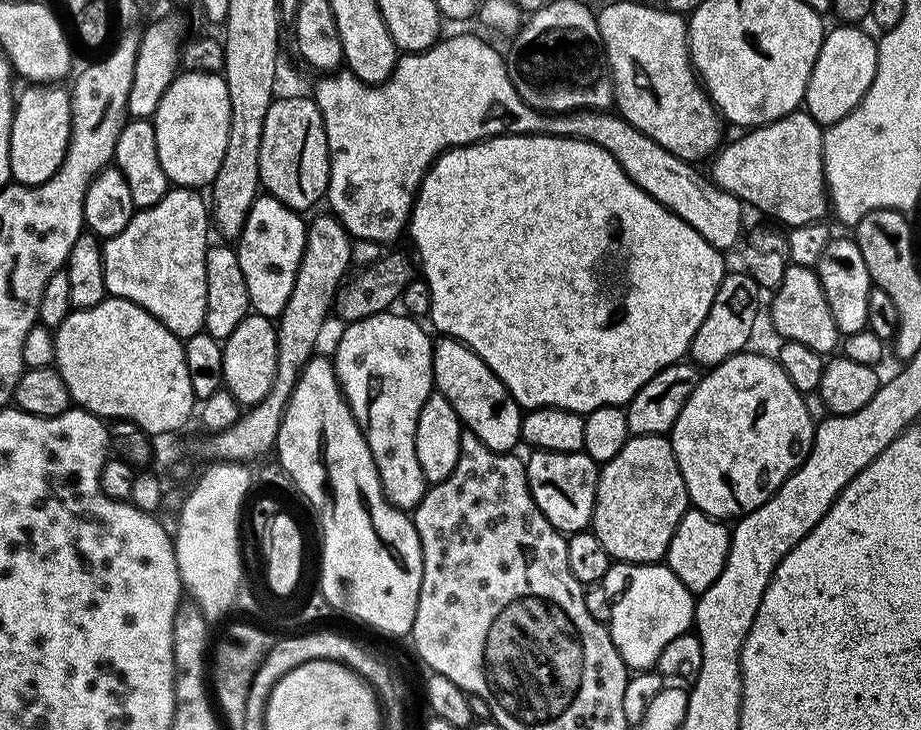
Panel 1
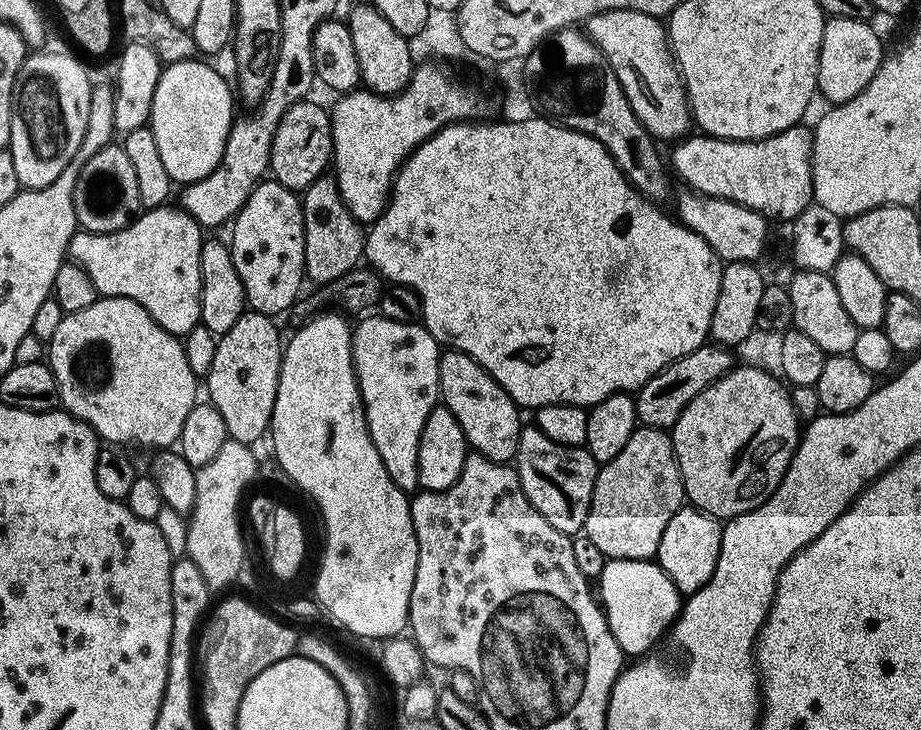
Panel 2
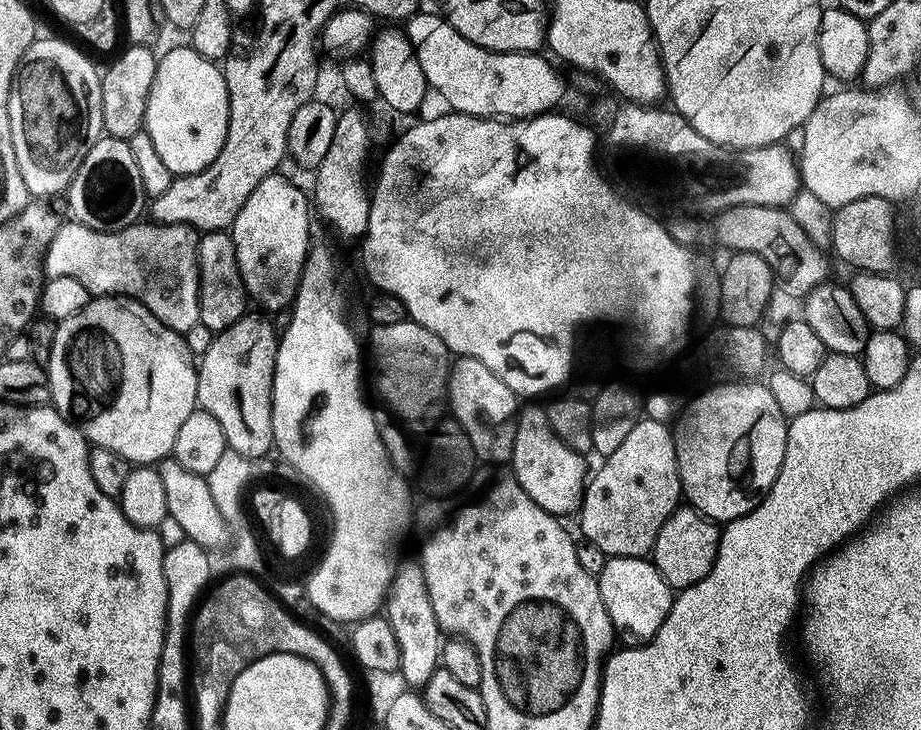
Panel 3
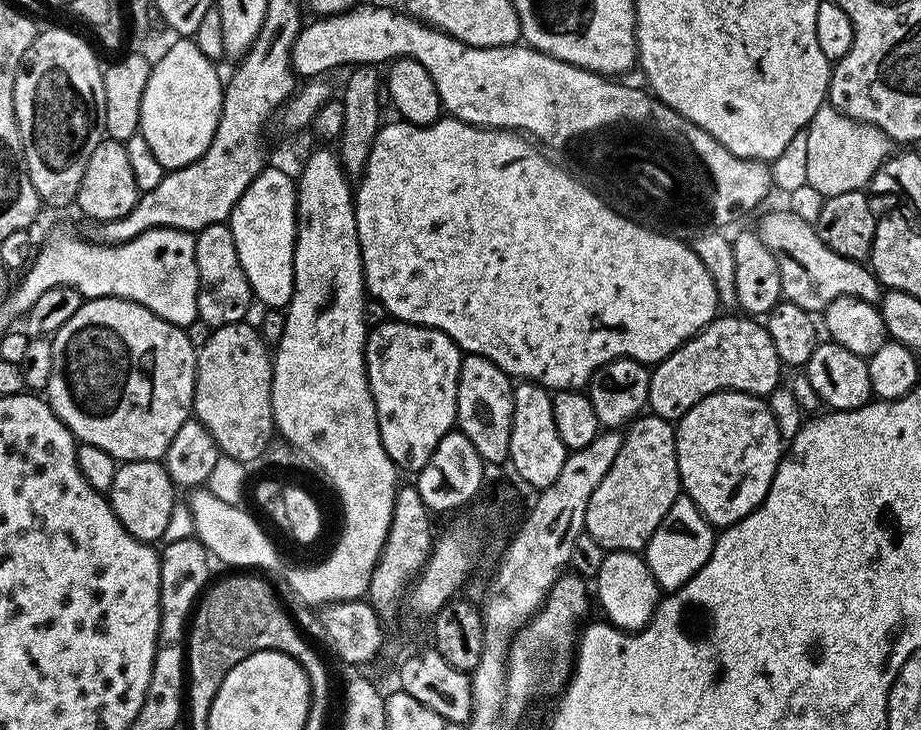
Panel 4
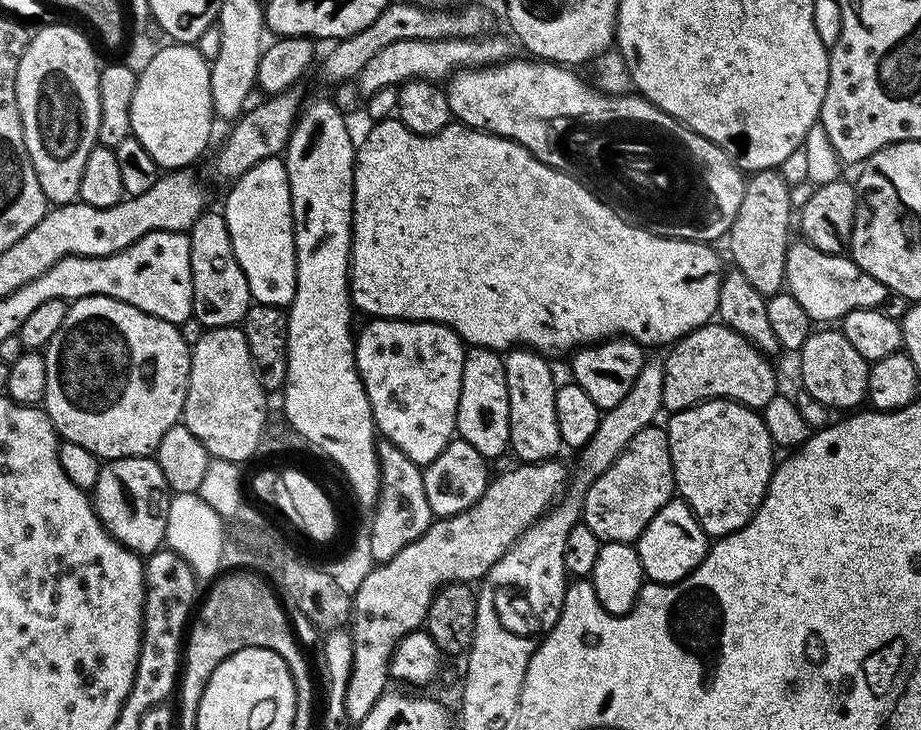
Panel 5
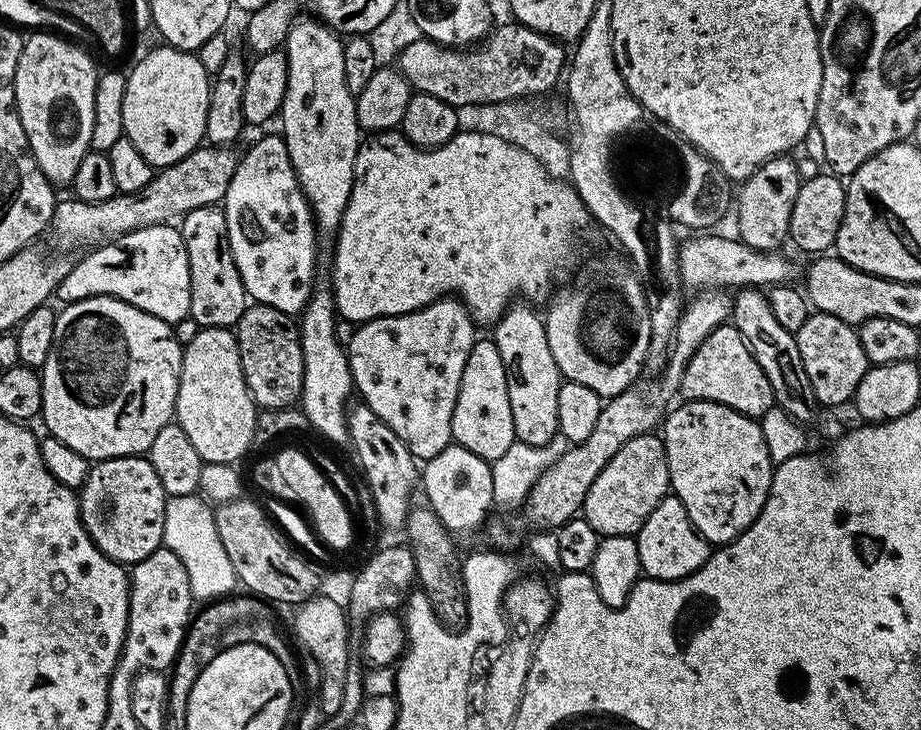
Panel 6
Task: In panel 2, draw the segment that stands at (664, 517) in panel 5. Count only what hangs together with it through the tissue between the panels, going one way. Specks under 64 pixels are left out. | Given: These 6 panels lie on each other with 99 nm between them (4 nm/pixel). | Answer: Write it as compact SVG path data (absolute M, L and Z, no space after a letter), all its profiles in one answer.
M691 506L679 508L666 526L662 542L658 542L655 563L660 565L660 569L670 578L670 582L674 582L674 586L681 594L697 592L710 582L718 566L723 533L721 521L717 517Z

